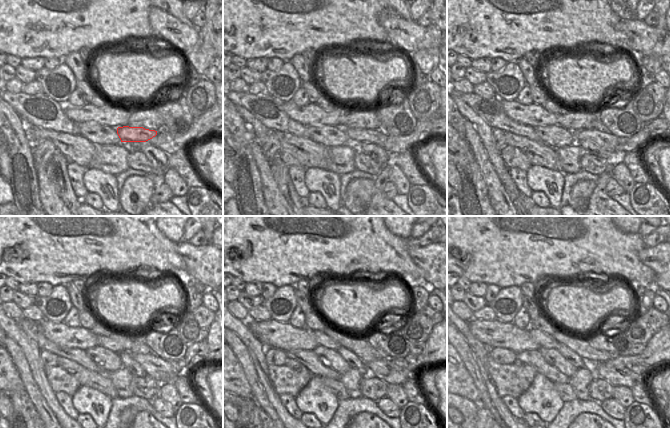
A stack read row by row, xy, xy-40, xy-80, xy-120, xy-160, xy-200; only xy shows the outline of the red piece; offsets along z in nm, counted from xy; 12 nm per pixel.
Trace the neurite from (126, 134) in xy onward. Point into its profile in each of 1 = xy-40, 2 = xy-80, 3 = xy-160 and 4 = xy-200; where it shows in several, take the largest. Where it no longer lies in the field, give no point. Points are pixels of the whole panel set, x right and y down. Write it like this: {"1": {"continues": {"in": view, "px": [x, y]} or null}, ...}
{"1": {"continues": {"in": "xy-40", "px": [378, 137]}}, "2": {"continues": {"in": "xy-80", "px": [604, 139]}}, "3": {"continues": {"in": "xy-160", "px": [385, 369]}}, "4": {"continues": {"in": "xy-200", "px": [617, 375]}}}

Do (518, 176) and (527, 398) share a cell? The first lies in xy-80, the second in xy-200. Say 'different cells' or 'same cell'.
different cells

